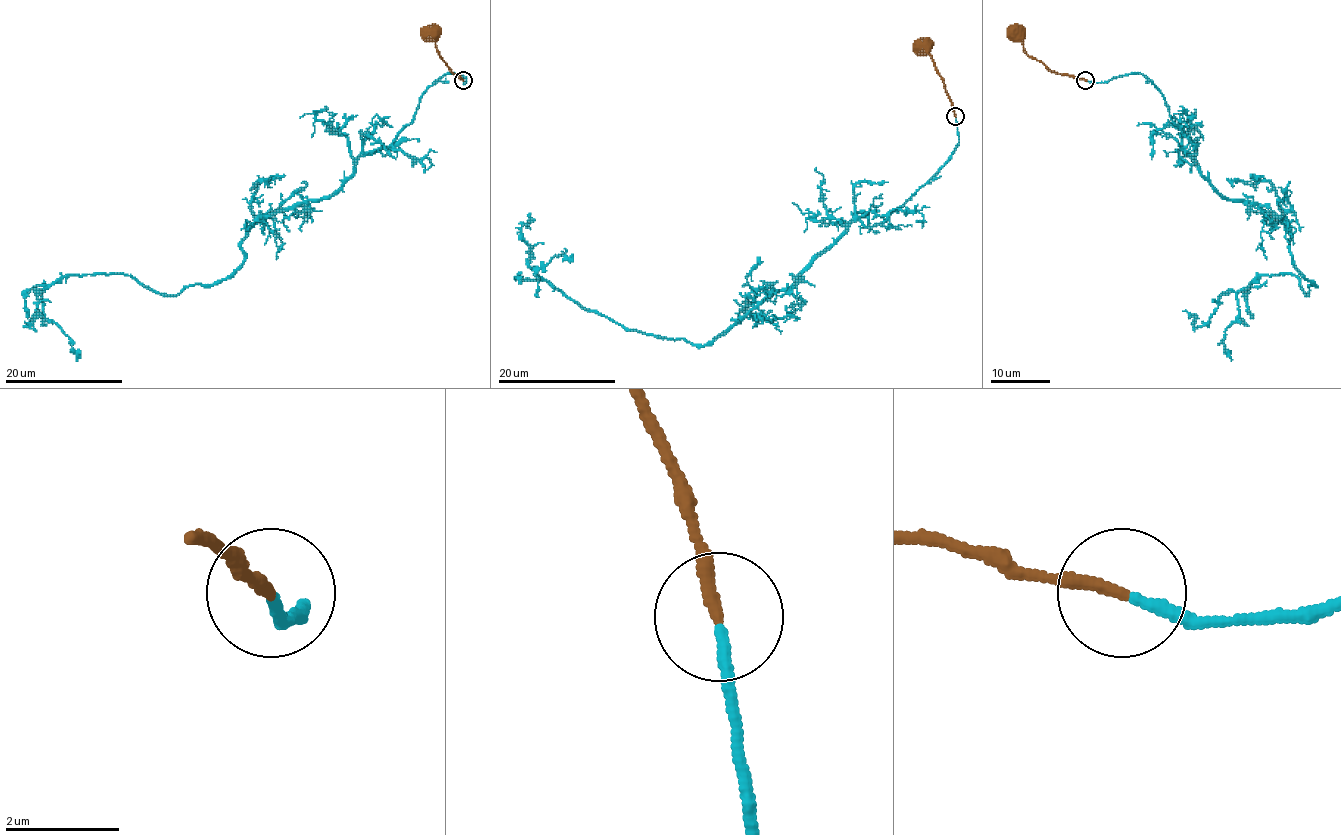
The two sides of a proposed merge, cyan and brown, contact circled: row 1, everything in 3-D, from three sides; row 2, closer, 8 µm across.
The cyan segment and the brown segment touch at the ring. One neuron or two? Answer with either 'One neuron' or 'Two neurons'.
One neuron

